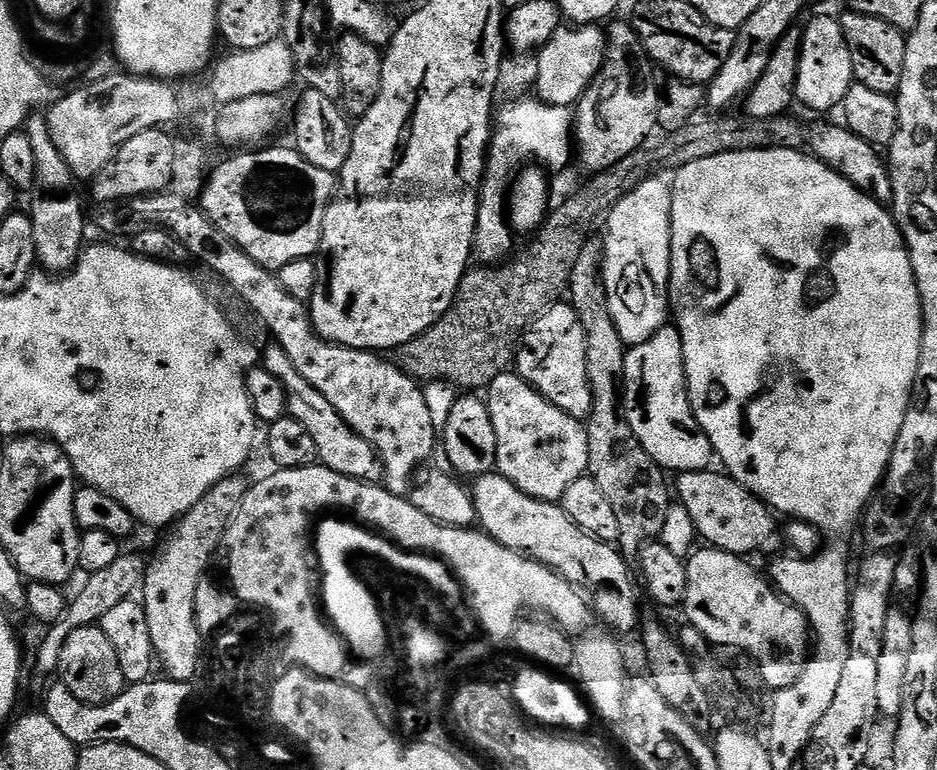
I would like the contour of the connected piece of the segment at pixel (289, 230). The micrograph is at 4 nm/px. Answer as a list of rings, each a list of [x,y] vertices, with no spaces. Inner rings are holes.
[[[265,147],[265,152],[258,152],[262,150],[244,150],[236,156],[233,160],[228,160],[225,164],[220,165],[207,177],[207,181],[203,187],[203,193],[199,197],[198,203],[203,208],[204,213],[216,223],[218,230],[222,230],[222,234],[226,234],[232,241],[242,250],[246,250],[246,254],[250,254],[250,258],[254,258],[254,262],[258,262],[264,268],[271,268],[279,270],[282,266],[286,266],[290,262],[298,262],[299,260],[306,260],[315,257],[320,252],[320,239],[322,238],[322,230],[324,229],[324,219],[326,218],[326,210],[331,204],[333,196],[336,194],[338,187],[338,180],[333,173],[326,170],[318,170],[318,166],[314,166],[310,162],[306,162],[306,158],[302,158],[300,153],[288,148],[270,148]]]

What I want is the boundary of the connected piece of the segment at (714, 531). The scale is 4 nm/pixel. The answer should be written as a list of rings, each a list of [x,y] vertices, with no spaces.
[[[727,471],[682,472],[675,477],[674,492],[678,503],[690,514],[697,537],[705,545],[735,556],[752,558],[755,552],[776,552],[782,536],[776,533],[773,509],[742,486]]]

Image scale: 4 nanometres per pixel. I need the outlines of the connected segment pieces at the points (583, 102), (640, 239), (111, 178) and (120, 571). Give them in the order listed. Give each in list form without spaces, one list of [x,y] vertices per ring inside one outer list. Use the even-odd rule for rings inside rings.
[[[613,19],[607,25],[608,48],[604,52],[604,64],[574,105],[574,144],[579,156],[581,152],[580,160],[588,167],[589,173],[605,172],[621,163],[627,155],[645,147],[649,143],[648,135],[654,130],[656,132],[658,128],[662,88],[660,84],[656,85],[657,69],[654,67],[654,61],[648,56],[648,51],[642,46],[638,34],[632,29],[631,23],[627,19],[620,19]]]
[[[649,178],[632,193],[626,194],[613,208],[609,222],[606,225],[608,236],[603,237],[604,242],[604,284],[608,288],[608,301],[610,302],[610,314],[614,314],[614,322],[618,326],[618,334],[622,337],[625,345],[645,344],[660,328],[665,327],[670,320],[670,297],[668,295],[668,280],[672,273],[672,190],[667,183],[664,184],[657,178]]]
[[[151,128],[130,138],[118,154],[91,181],[92,192],[104,206],[133,200],[135,196],[155,196],[169,191],[174,167],[174,150],[177,137],[164,128]]]
[[[122,554],[118,558],[118,562],[113,562],[104,570],[91,573],[87,577],[88,582],[76,598],[74,596],[71,599],[67,611],[64,612],[64,617],[45,631],[48,633],[45,634],[44,641],[40,644],[40,650],[36,654],[37,678],[51,681],[59,673],[62,646],[66,646],[66,638],[70,638],[70,634],[74,634],[74,630],[93,627],[108,611],[114,606],[118,606],[118,602],[135,597],[138,589],[144,583],[145,573],[146,560],[140,556],[128,556],[128,554]]]

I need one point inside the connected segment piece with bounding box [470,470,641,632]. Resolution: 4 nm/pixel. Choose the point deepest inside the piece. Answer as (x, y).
(540, 529)

